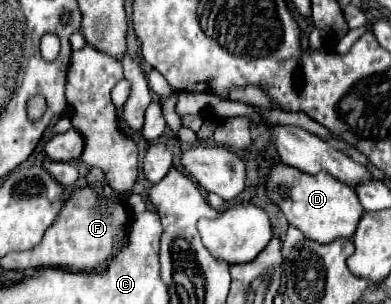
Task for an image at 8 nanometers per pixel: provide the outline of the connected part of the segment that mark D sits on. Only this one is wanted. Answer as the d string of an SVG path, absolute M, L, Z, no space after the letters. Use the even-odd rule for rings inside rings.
M275 165L267 179L267 199L277 203L287 221L301 229L307 239L317 243L331 243L335 239L353 239L353 233L363 217L361 203L353 187L337 181L329 173L307 175L289 165Z

